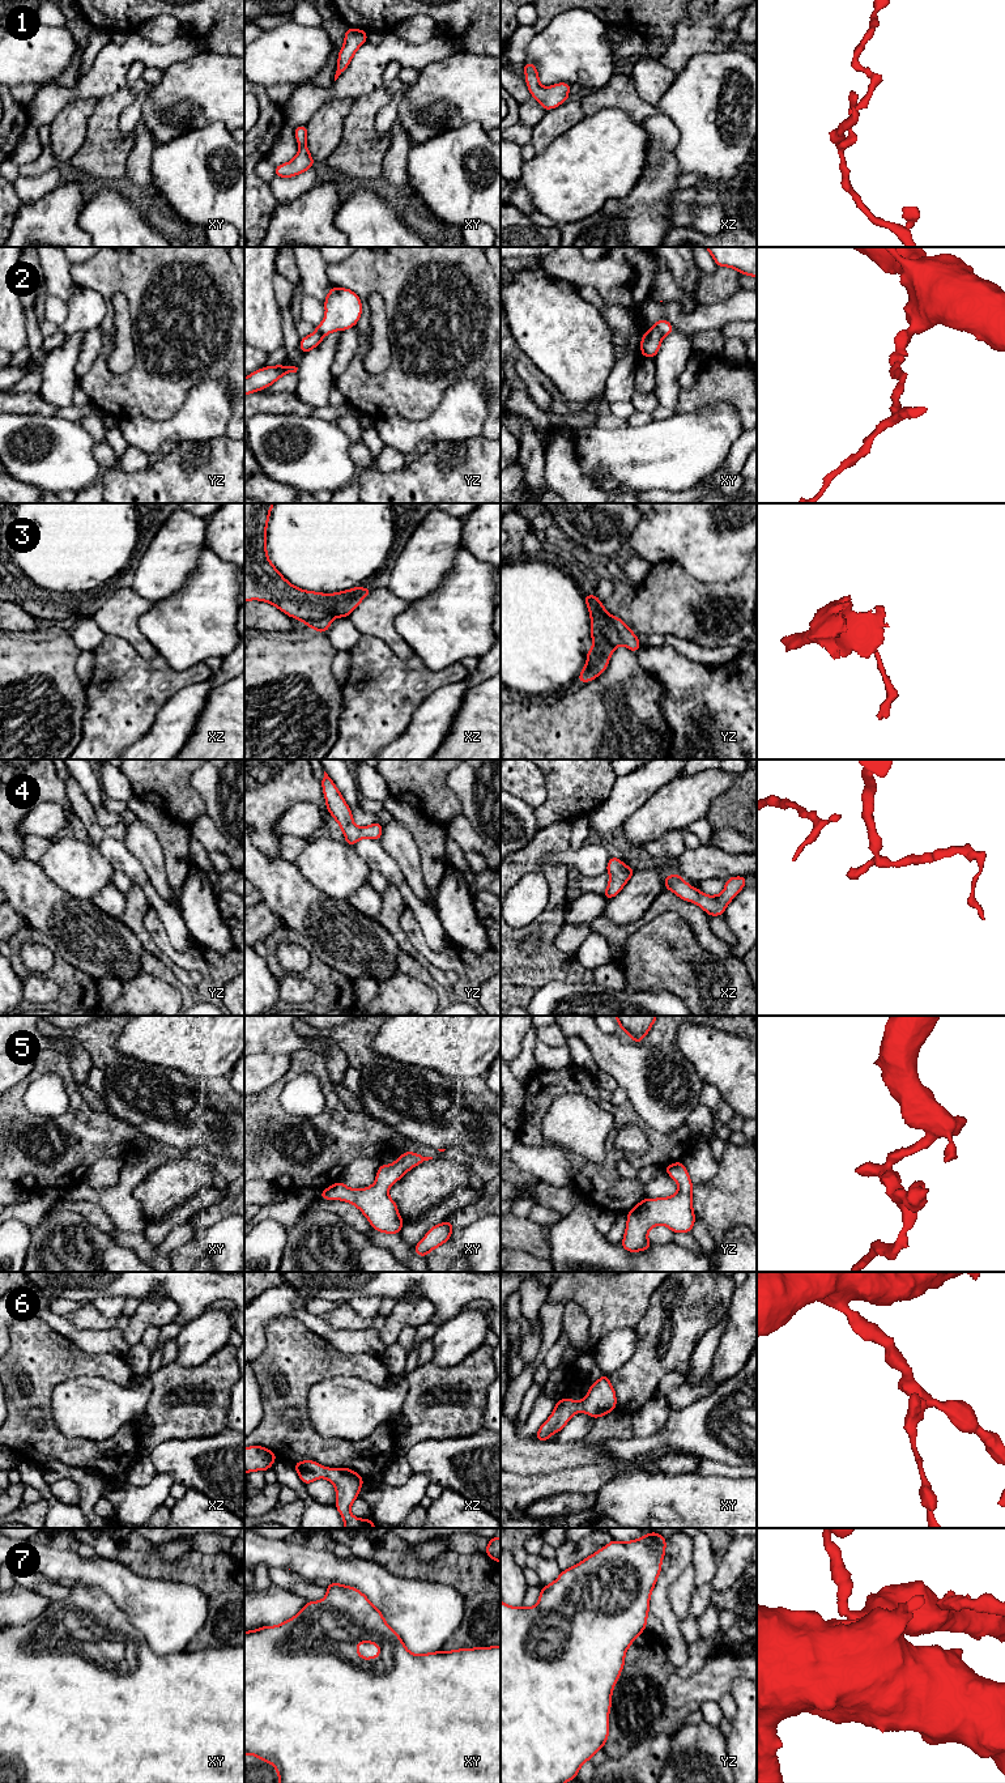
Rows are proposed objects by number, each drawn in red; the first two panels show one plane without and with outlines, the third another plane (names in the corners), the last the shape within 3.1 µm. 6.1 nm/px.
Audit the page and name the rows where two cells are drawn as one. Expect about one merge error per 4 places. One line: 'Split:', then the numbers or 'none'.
Split: 2

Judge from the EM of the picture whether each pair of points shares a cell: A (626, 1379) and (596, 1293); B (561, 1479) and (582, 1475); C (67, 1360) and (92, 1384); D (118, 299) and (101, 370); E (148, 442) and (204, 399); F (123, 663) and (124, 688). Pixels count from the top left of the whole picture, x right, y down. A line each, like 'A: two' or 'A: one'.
A: two
B: one
C: two
D: two
E: one
F: one

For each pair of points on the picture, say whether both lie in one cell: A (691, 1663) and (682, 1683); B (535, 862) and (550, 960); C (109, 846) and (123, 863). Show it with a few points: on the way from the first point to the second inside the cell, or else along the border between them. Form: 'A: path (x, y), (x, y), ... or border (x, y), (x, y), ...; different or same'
A: border (710, 1658), (688, 1676), (678, 1676), (675, 1672); different
B: path (556, 883), (556, 909), (548, 923), (548, 933); same
C: path (113, 850), (122, 859); same

